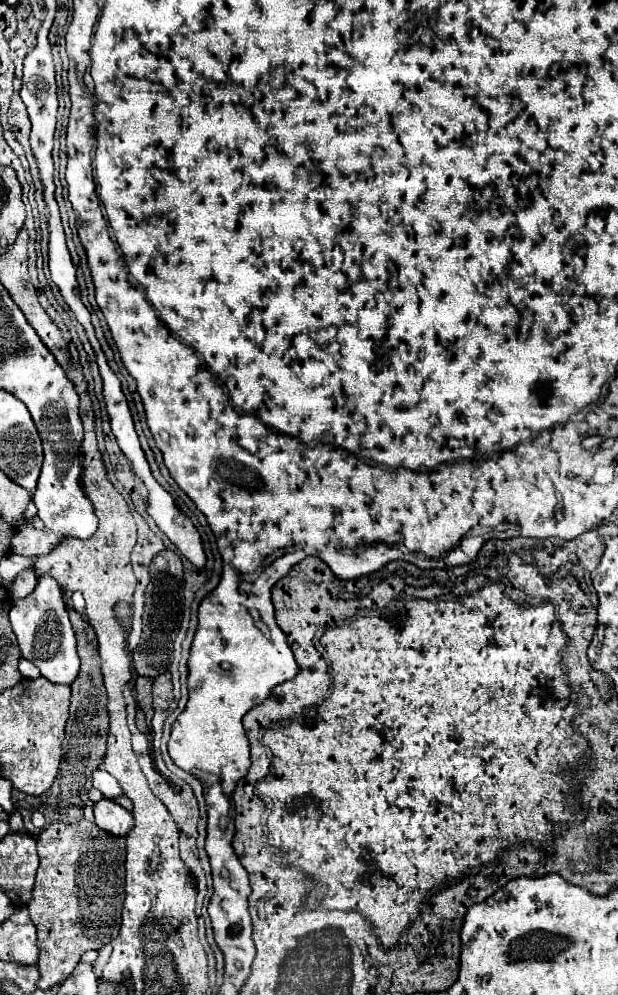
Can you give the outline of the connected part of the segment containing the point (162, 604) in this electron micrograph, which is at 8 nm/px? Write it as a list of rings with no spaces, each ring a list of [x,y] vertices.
[[[163,550],[151,562],[151,582],[145,592],[145,614],[143,614],[143,636],[139,646],[133,650],[133,666],[139,676],[155,678],[169,670],[173,662],[173,642],[181,628],[183,618],[183,564],[177,552]]]

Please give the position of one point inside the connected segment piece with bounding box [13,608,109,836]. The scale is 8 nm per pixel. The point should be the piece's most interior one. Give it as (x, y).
(85, 742)

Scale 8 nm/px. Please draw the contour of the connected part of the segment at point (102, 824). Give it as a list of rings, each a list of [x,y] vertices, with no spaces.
[[[103,798],[103,800],[99,800],[95,804],[95,824],[101,830],[109,832],[109,834],[127,836],[129,830],[133,830],[135,820],[133,820],[133,814],[131,812],[127,812],[119,804]]]

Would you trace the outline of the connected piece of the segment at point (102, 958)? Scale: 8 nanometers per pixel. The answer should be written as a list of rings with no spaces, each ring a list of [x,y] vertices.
[[[110,943],[105,944],[103,947],[99,949],[98,952],[98,959],[97,961],[93,964],[93,968],[95,970],[95,973],[100,977],[102,969],[104,965],[108,962],[109,957],[112,953],[112,946]]]

